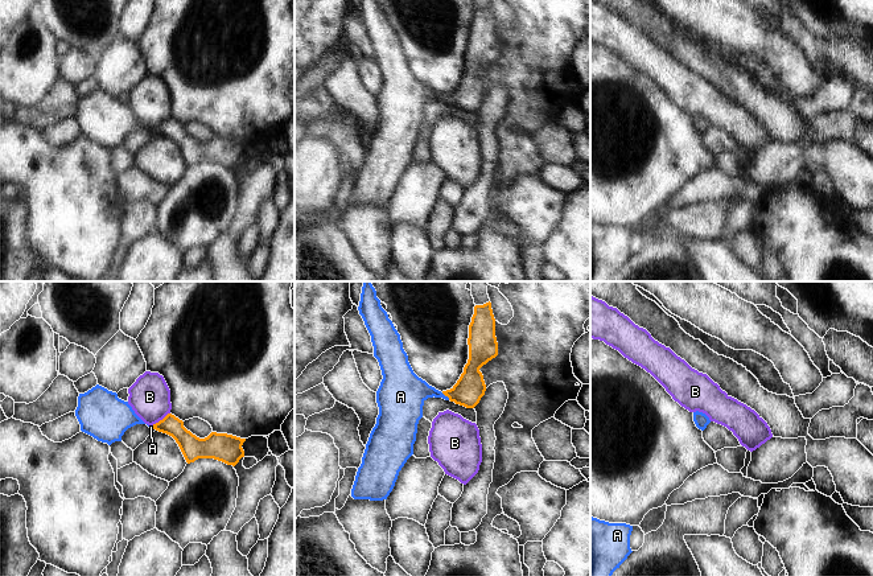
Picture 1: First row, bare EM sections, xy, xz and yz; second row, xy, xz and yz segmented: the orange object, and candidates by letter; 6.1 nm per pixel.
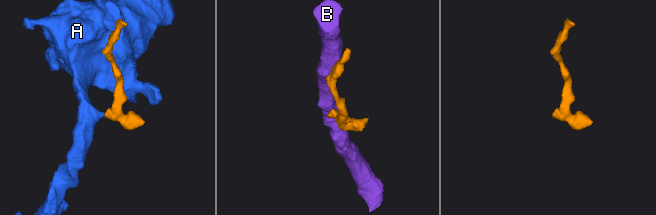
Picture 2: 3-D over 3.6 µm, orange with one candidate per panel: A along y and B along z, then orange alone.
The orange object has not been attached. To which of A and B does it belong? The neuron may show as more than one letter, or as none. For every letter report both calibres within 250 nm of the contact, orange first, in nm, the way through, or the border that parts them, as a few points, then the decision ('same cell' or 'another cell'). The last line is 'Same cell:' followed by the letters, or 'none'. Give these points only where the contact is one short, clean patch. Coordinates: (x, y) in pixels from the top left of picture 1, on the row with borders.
A: 180/260 nm | across xz (470, 387), (461, 394), (445, 395), (404, 393) | same cell
B: 140/260 nm | another cell
Same cell: A

